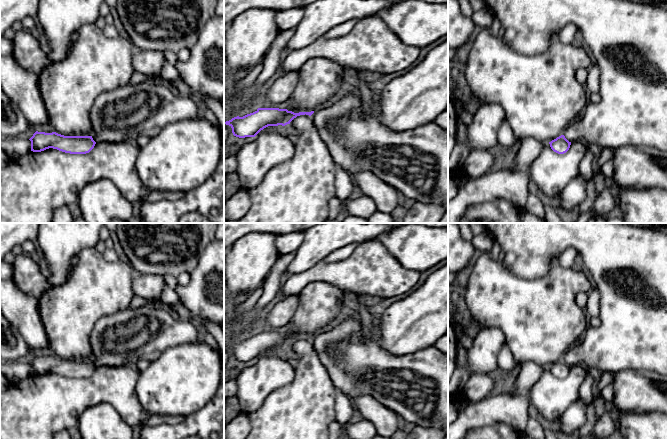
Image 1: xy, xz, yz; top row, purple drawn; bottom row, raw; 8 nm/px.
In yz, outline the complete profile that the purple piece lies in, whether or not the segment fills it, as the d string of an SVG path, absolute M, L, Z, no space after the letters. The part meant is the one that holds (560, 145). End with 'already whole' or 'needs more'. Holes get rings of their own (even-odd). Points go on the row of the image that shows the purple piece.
M561 135L549 142L549 144L554 152L564 154L569 150L571 142L569 142L564 135Z; already whole

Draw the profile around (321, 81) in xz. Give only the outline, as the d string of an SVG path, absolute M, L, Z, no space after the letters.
M323 57L309 59L297 72L299 83L286 102L286 109L294 113L311 112L327 105L346 87L344 68Z

